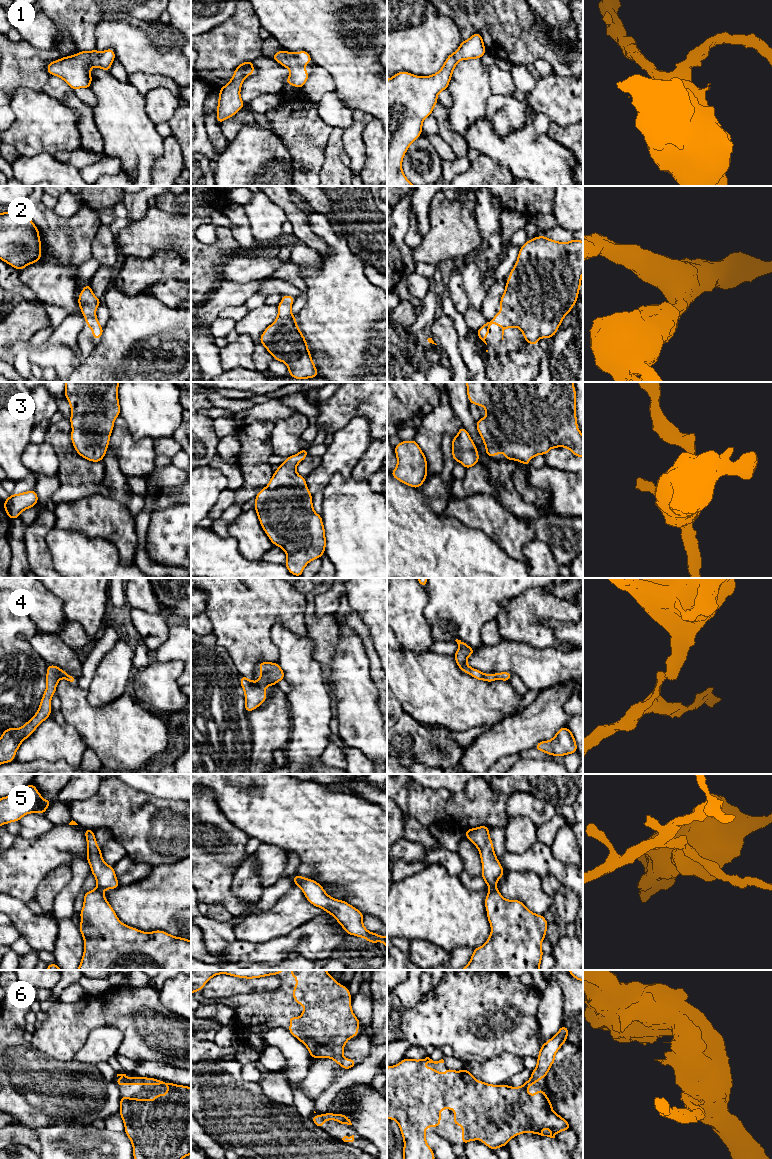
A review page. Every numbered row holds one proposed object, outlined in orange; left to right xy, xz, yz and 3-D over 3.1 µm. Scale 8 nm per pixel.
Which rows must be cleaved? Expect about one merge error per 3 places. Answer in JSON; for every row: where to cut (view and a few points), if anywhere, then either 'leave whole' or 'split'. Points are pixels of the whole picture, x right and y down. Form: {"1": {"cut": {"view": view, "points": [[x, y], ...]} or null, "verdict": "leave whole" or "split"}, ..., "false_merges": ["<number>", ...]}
{"1": {"cut": null, "verdict": "leave whole"}, "2": {"cut": null, "verdict": "leave whole"}, "3": {"cut": null, "verdict": "leave whole"}, "4": {"cut": null, "verdict": "leave whole"}, "5": {"cut": {"view": "yz", "points": [[495, 887], [489, 889]]}, "verdict": "split"}, "6": {"cut": null, "verdict": "leave whole"}, "false_merges": ["5"]}

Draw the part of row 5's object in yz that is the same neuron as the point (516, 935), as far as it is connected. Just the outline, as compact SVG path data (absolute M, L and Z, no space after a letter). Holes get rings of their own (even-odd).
M498 888L489 889L485 908L491 934L484 945L473 950L469 963L461 970L540 970L541 943L548 927L544 916L531 912L519 900L503 898Z

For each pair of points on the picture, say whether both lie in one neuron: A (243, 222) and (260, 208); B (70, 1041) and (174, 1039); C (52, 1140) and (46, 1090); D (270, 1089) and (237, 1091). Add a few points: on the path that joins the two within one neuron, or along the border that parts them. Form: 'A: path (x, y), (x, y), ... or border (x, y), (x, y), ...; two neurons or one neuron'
A: border (243, 206), (255, 241); two neurons
B: path (96, 1018), (140, 1019), (148, 1027); one neuron
C: border (50, 1124), (52, 1125); two neurons
D: border (258, 1083), (263, 1094), (270, 1101), (282, 1103); two neurons

